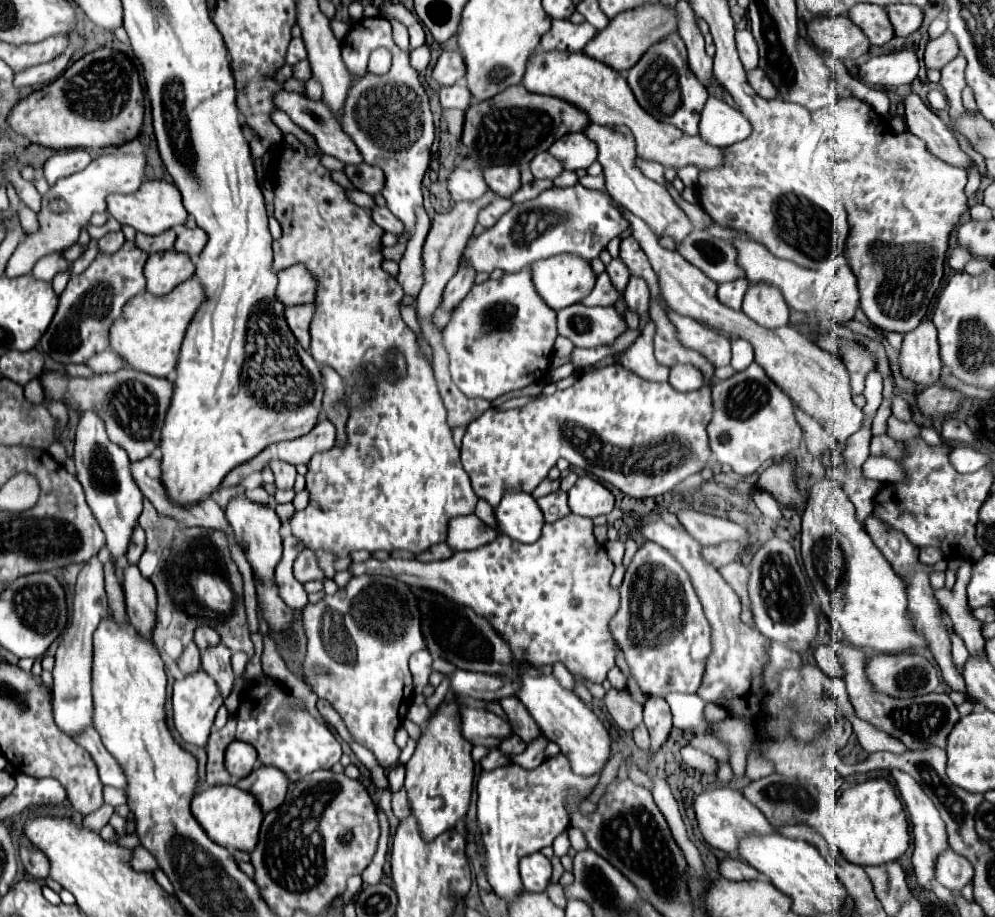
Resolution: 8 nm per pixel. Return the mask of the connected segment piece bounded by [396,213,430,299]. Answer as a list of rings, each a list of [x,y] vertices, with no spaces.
[[[418,213],[418,229],[412,235],[402,259],[400,259],[400,271],[398,271],[398,285],[402,287],[404,295],[418,297],[422,285],[424,285],[424,261],[422,261],[422,247],[426,241],[430,229],[430,219],[426,213]]]

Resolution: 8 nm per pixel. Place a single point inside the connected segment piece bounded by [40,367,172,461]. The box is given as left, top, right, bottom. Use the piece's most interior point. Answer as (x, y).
(133, 404)

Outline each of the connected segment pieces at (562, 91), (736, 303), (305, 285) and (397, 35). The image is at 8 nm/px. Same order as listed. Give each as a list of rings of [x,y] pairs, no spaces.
[[[536,49],[528,59],[522,85],[526,89],[530,89],[532,93],[562,97],[562,99],[586,109],[592,123],[598,123],[604,127],[626,125],[634,135],[638,157],[642,157],[646,161],[654,161],[664,167],[672,167],[676,171],[686,165],[694,165],[702,171],[712,171],[712,169],[718,169],[724,165],[726,151],[722,147],[714,147],[714,145],[706,143],[700,135],[680,135],[680,131],[676,127],[654,121],[654,117],[650,117],[638,105],[632,89],[628,87],[626,77],[622,73],[618,73],[616,69],[606,67],[606,63],[588,57],[586,53]]]
[[[734,279],[734,281],[728,281],[728,283],[720,283],[718,285],[718,299],[724,305],[728,305],[730,309],[740,309],[746,289],[748,289],[746,279]]]
[[[302,263],[278,271],[276,297],[288,307],[298,303],[314,303],[316,287],[318,279]]]
[[[382,14],[381,16],[390,21],[393,29],[393,39],[398,47],[403,51],[410,51],[409,34],[406,27],[395,19],[387,18]]]

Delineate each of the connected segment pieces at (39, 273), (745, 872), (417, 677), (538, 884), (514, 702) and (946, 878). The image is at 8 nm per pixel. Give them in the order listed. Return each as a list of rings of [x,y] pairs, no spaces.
[[[50,253],[46,257],[42,257],[34,269],[32,269],[32,275],[40,281],[46,281],[50,283],[54,279],[54,275],[62,273],[62,271],[68,271],[72,267],[72,261],[68,261],[64,257],[64,253]]]
[[[726,859],[720,863],[720,873],[730,879],[730,881],[752,881],[752,879],[758,879],[760,873],[750,867],[748,863],[744,861],[738,861],[738,859]]]
[[[418,651],[416,655],[412,655],[412,659],[410,659],[410,671],[412,671],[412,677],[414,677],[414,687],[416,687],[414,691],[416,693],[422,693],[422,687],[428,683],[428,677],[432,673],[430,665],[432,665],[430,653]]]
[[[542,853],[526,855],[520,859],[520,877],[526,891],[542,893],[546,891],[552,875],[550,859],[546,859]]]
[[[504,697],[498,703],[508,713],[508,721],[512,725],[512,731],[516,735],[520,735],[520,739],[526,745],[530,745],[534,739],[540,737],[538,725],[534,725],[534,719],[526,713],[526,709],[522,705],[518,705],[518,699],[516,697]]]
[[[950,847],[936,857],[934,871],[936,871],[938,883],[942,883],[948,889],[958,889],[958,891],[974,877],[972,863],[966,857],[954,853]]]

